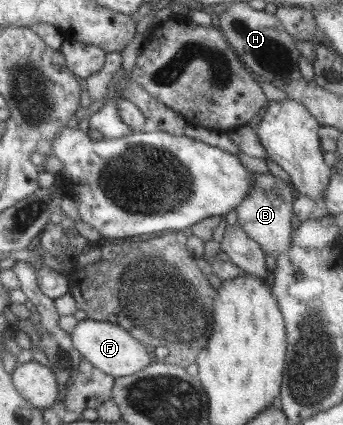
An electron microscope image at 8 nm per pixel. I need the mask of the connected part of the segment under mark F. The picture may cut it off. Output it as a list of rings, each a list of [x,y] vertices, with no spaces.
[[[86,318],[84,321],[77,322],[70,334],[70,340],[83,358],[103,373],[114,378],[133,375],[152,362],[147,349],[137,339],[127,335],[127,331],[114,323],[97,322]]]

